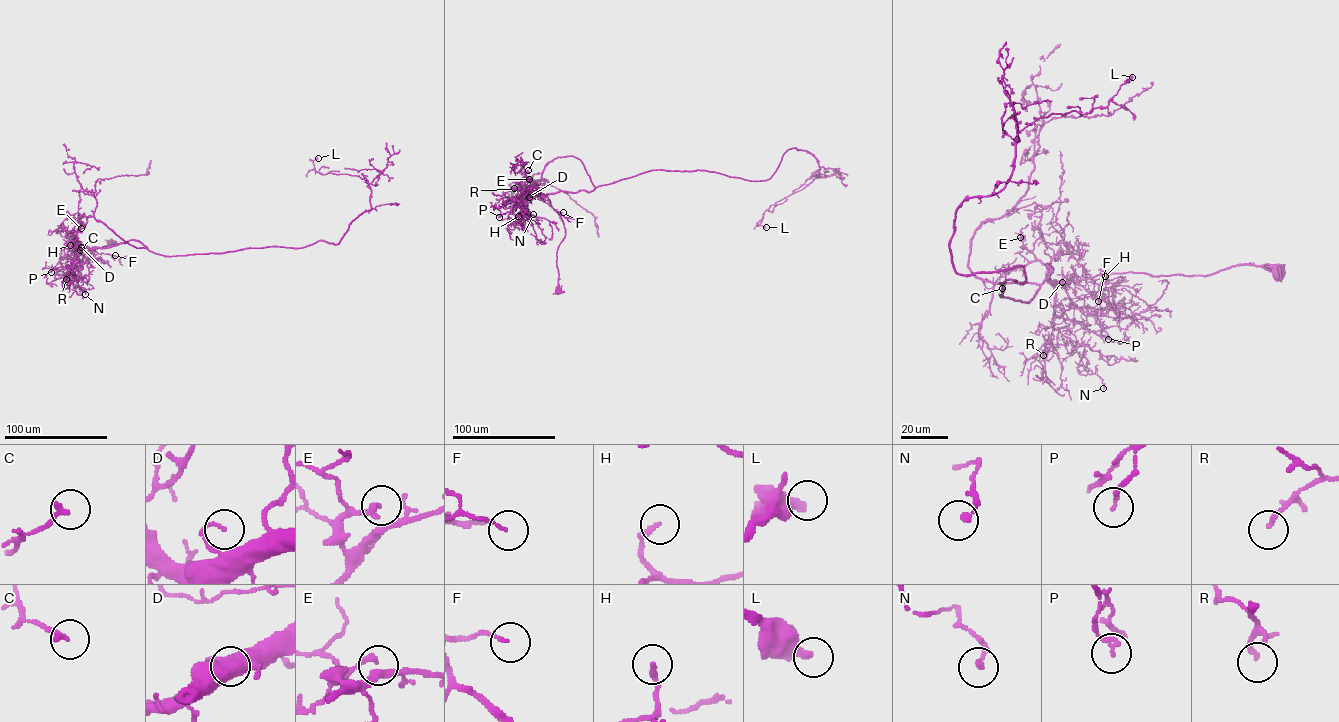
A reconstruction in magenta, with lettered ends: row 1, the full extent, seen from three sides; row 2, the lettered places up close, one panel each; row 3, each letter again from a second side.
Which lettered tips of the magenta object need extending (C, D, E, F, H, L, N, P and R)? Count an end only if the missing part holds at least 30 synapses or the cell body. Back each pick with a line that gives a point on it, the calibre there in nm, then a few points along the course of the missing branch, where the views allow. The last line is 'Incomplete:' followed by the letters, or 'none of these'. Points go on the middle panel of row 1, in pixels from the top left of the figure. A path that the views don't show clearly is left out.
Incomplete: none of these

